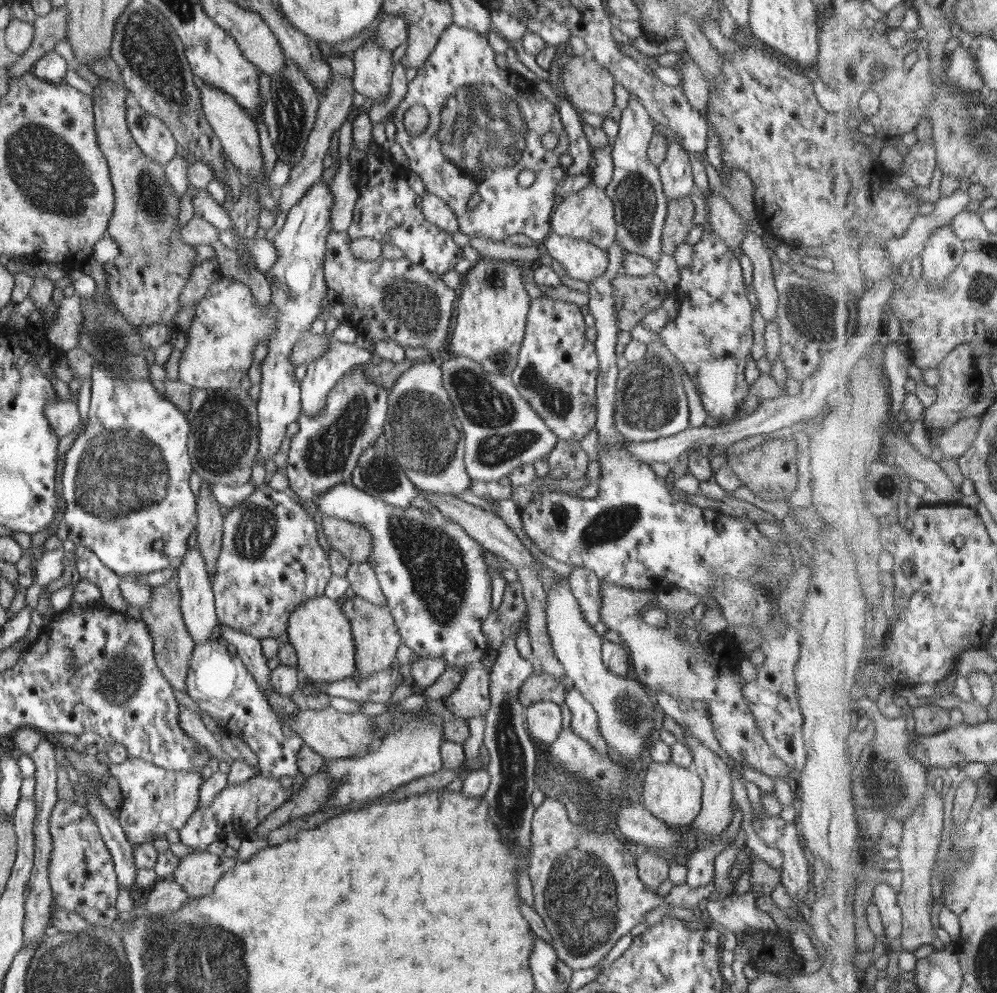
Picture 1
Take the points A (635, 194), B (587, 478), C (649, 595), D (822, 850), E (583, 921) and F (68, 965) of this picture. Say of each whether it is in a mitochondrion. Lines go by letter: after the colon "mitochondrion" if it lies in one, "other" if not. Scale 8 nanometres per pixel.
A: mitochondrion
B: other
C: other
D: other
E: mitochondrion
F: mitochondrion

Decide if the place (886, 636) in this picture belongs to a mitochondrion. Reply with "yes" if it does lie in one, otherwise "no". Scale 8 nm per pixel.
no

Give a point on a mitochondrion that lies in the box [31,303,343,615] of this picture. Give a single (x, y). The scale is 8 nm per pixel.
(123, 472)

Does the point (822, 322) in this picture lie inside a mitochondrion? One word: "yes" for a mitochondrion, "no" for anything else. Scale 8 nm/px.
yes

